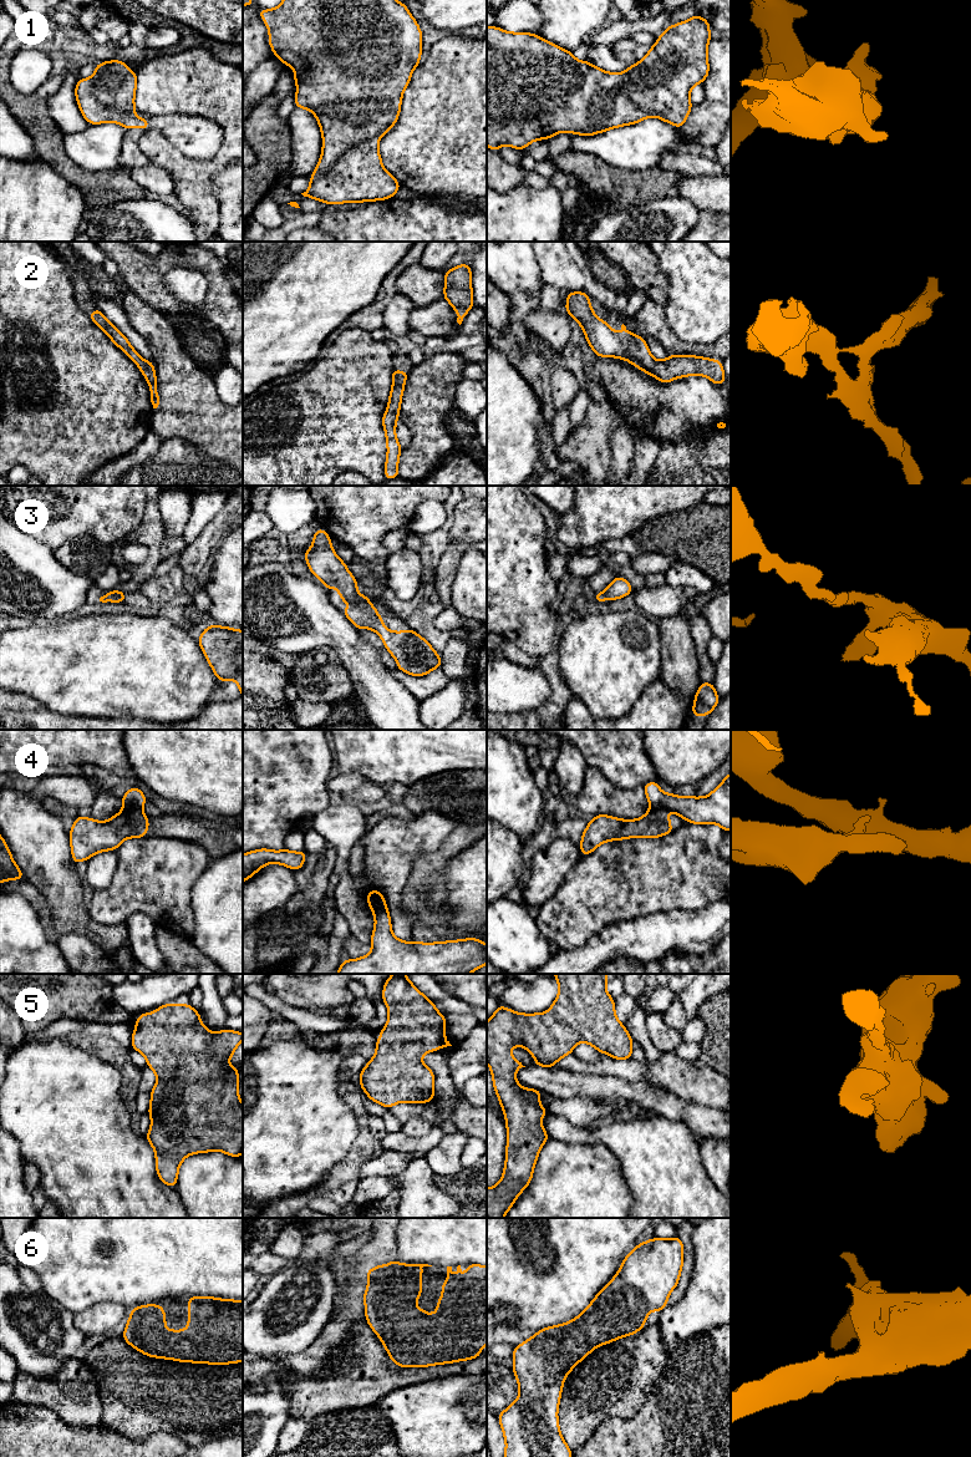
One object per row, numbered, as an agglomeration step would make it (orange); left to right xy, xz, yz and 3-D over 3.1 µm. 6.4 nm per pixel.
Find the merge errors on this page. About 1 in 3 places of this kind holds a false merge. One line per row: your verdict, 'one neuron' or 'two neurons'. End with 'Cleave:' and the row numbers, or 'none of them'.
1: one neuron
2: one neuron
3: one neuron
4: two neurons
5: one neuron
6: one neuron
Cleave: 4

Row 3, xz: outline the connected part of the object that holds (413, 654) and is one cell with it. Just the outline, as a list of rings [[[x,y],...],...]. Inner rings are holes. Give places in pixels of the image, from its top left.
[[[321,527],[312,537],[311,548],[303,552],[309,570],[317,577],[322,585],[331,590],[339,588],[339,598],[351,603],[342,614],[357,630],[366,628],[381,636],[387,651],[396,659],[396,667],[411,676],[425,676],[433,669],[441,669],[442,658],[434,649],[412,629],[406,631],[387,630],[377,609],[370,604],[371,596],[357,593],[357,579],[349,572],[331,545],[331,538]]]

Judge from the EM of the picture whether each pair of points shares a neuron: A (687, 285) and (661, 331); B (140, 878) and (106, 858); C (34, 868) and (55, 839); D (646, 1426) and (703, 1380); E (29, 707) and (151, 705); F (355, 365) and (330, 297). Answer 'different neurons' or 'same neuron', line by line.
A: different neurons
B: different neurons
C: same neuron
D: same neuron
E: different neurons
F: different neurons

